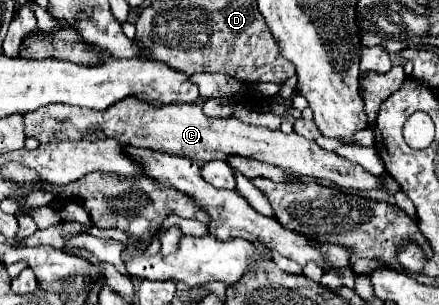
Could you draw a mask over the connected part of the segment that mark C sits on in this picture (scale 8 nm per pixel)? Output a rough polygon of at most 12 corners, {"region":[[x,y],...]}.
{"region":[[200,105],[42,107],[26,137],[96,141],[196,161],[248,155],[344,189],[384,179],[298,133]]}

